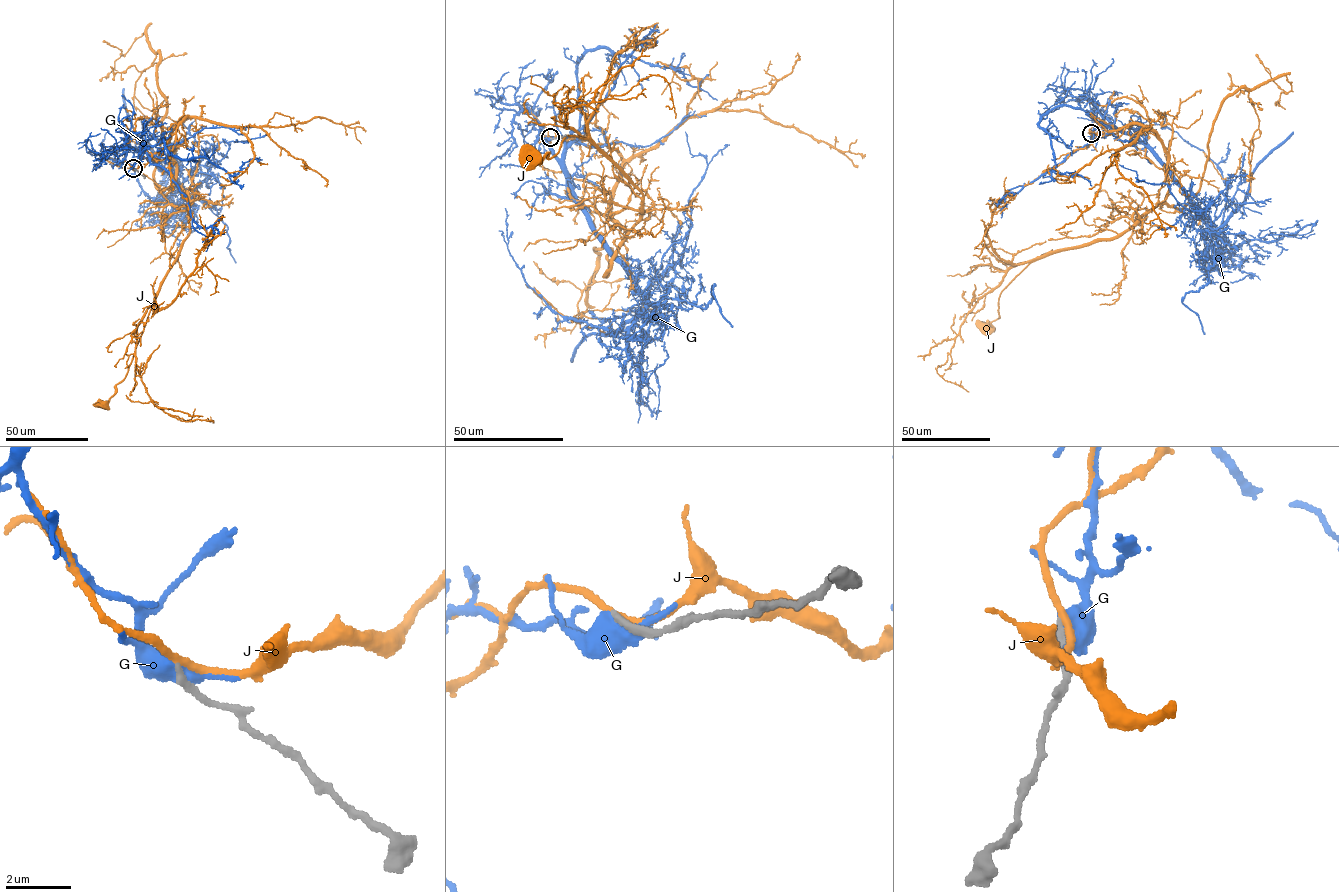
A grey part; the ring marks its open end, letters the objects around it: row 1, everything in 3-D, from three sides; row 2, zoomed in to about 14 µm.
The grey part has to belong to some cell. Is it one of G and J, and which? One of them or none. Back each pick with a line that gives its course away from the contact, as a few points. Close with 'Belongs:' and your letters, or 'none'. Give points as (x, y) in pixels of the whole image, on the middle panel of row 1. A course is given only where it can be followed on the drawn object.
Belongs: none

